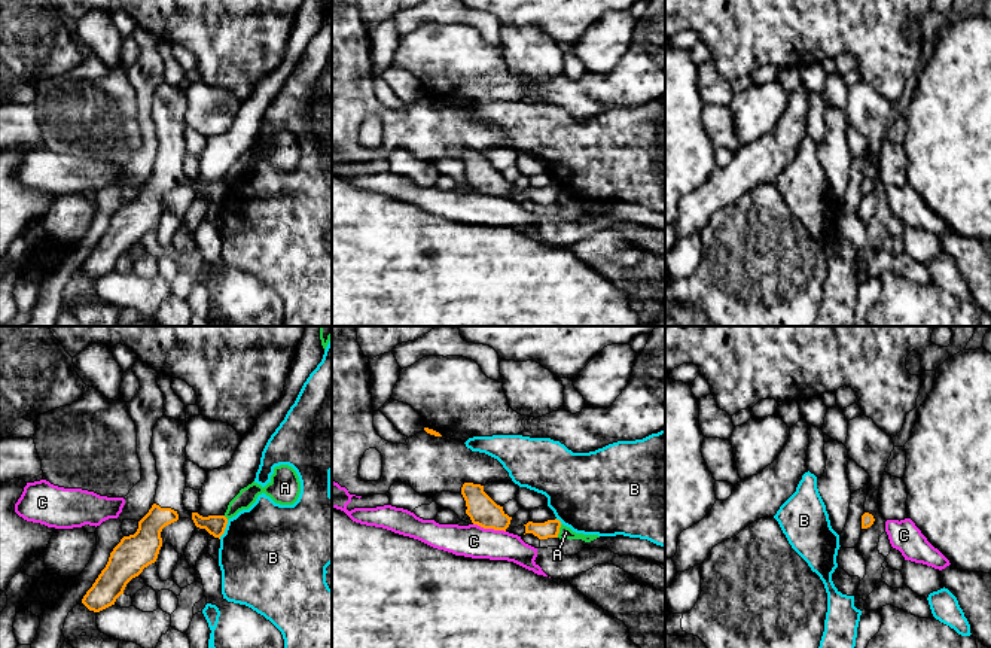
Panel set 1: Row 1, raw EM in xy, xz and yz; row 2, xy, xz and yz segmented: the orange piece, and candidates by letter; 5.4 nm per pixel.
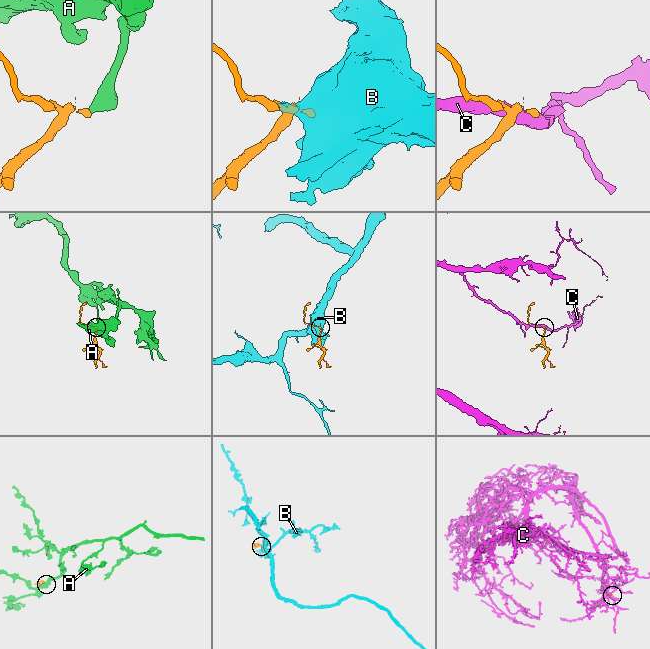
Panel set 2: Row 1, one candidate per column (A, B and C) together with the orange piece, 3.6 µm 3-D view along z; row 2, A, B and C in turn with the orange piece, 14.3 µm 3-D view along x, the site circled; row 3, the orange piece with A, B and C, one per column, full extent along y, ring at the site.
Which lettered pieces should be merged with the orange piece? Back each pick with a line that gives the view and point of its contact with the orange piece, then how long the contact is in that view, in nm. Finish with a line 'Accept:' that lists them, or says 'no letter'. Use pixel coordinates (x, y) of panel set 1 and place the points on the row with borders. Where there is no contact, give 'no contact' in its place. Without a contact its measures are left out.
Accept: no letter

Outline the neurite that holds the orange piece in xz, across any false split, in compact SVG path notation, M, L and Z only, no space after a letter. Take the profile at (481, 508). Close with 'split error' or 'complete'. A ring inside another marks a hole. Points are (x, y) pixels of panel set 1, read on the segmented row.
M464 483L461 495L466 501L466 514L473 524L484 529L504 530L509 527L512 517L509 517L503 506L497 505L485 492L484 486Z; complete

